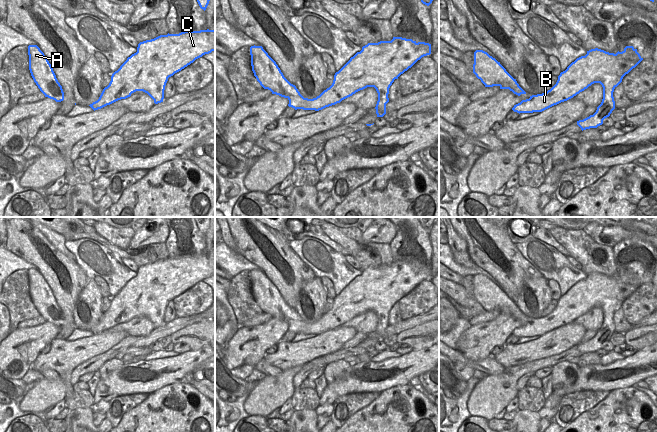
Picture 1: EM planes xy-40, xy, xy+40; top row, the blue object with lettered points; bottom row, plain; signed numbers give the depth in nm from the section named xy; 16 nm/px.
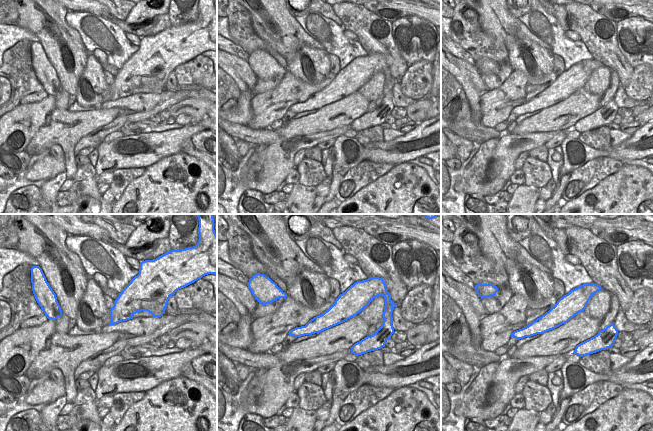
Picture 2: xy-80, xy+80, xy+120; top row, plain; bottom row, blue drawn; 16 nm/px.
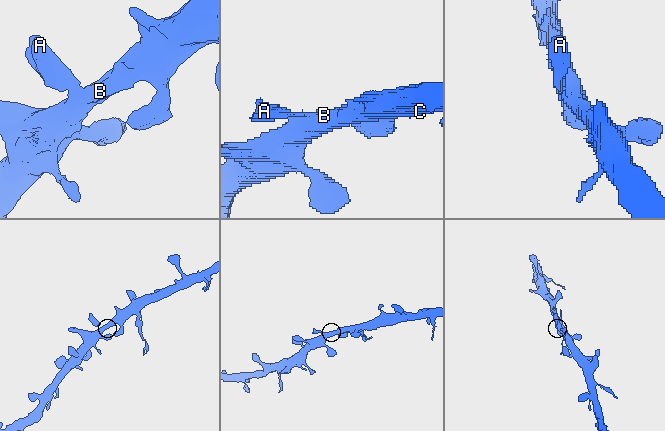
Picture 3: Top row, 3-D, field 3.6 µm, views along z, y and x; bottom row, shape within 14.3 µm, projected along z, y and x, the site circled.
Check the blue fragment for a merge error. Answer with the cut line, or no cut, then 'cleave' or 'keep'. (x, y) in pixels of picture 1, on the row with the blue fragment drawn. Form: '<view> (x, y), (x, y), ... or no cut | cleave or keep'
no cut | keep

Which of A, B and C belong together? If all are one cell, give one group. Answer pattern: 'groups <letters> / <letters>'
groups A B C

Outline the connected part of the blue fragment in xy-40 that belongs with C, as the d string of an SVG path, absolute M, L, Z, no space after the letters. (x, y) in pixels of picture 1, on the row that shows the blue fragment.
M209 29L184 31L179 34L168 33L167 35L160 35L154 39L140 42L137 47L137 52L128 57L120 68L112 74L109 85L103 89L99 99L89 106L95 111L118 100L126 99L136 91L147 93L154 100L155 104L161 103L164 99L164 90L168 78L193 63L196 59L212 51L215 51L215 30Z

